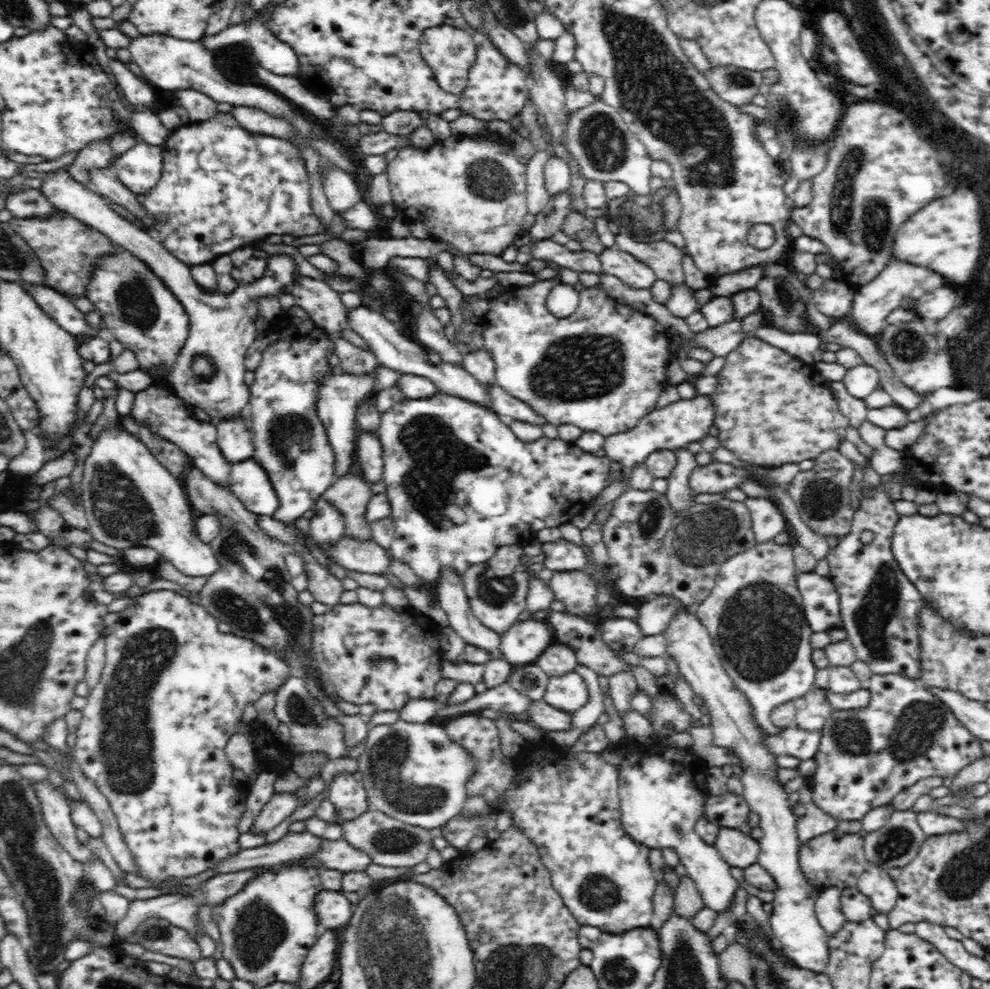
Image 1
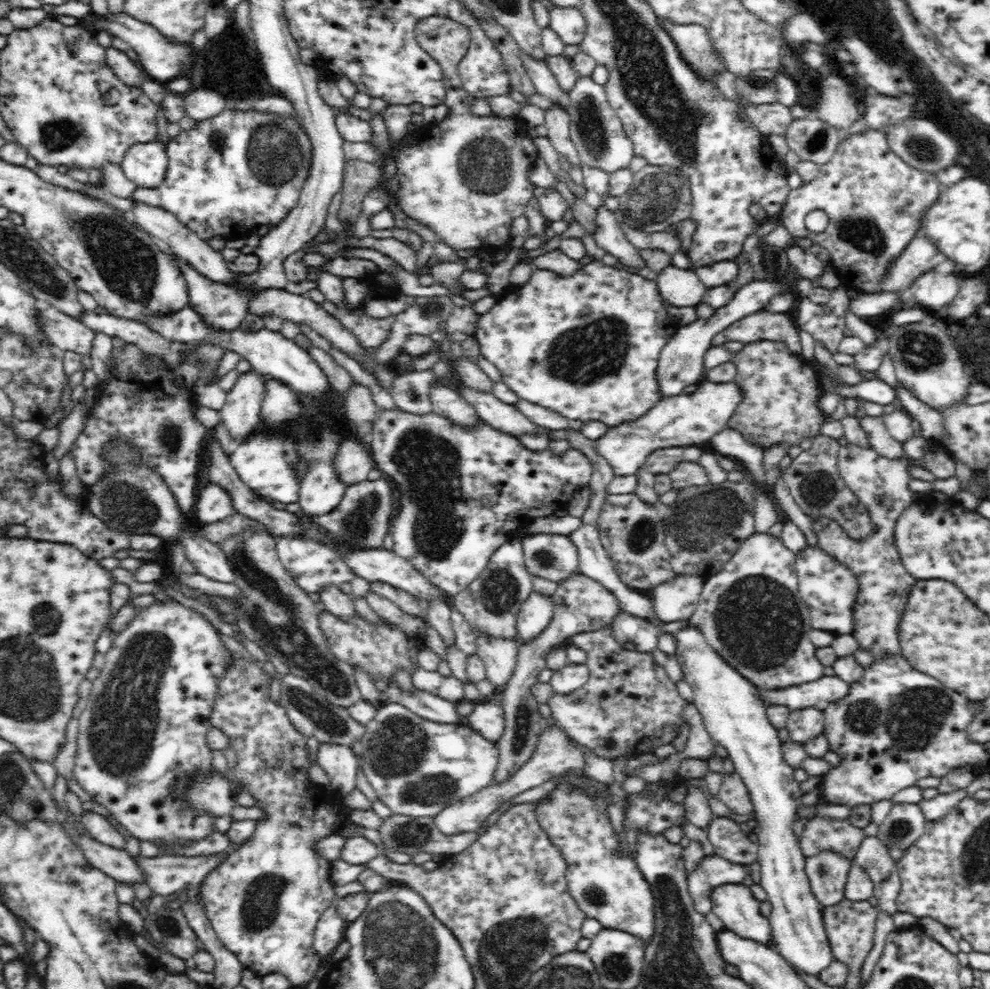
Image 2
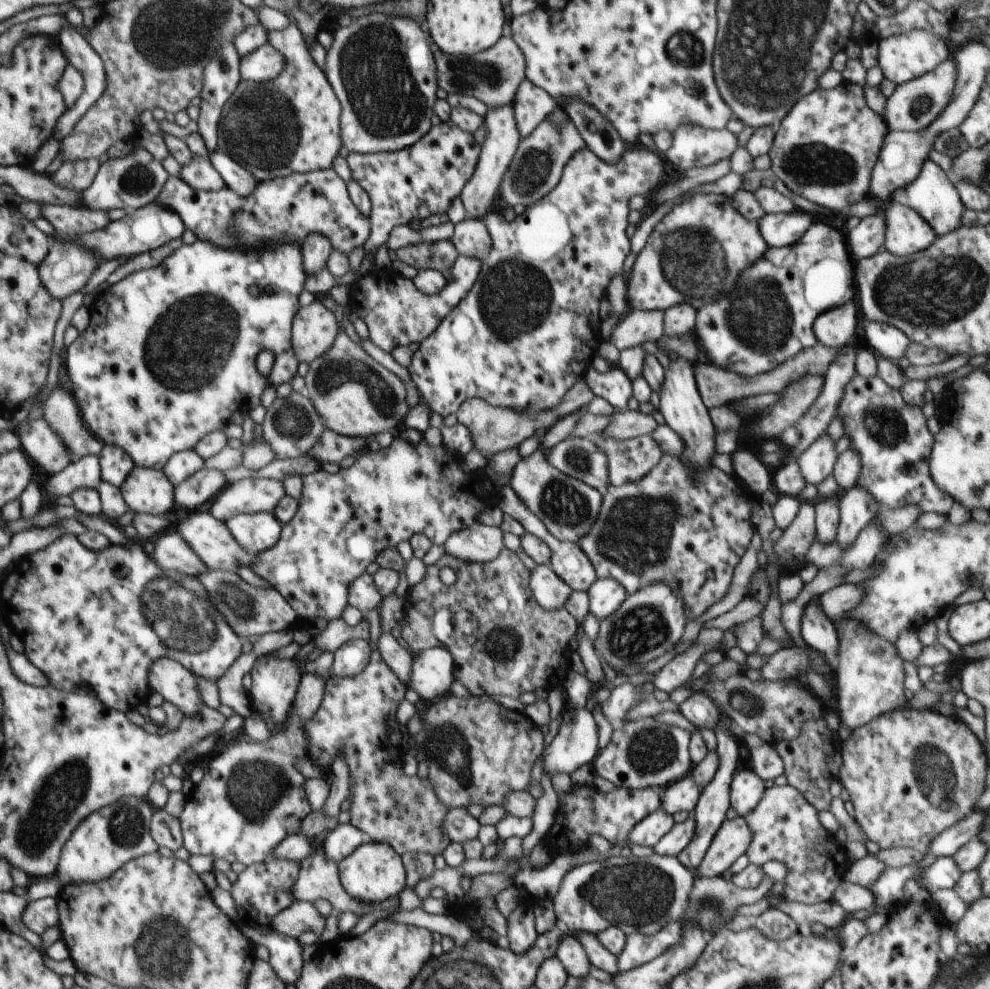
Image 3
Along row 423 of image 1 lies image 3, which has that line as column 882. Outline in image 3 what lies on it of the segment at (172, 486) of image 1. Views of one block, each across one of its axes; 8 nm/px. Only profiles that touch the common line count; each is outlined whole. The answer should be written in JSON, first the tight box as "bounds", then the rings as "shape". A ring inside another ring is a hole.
{"bounds":[883,59,956,131],"shape":[[[953,59],[938,64],[932,72],[910,82],[896,85],[896,90],[886,100],[883,118],[889,131],[922,131],[939,117],[950,104],[956,86],[956,65]]]}

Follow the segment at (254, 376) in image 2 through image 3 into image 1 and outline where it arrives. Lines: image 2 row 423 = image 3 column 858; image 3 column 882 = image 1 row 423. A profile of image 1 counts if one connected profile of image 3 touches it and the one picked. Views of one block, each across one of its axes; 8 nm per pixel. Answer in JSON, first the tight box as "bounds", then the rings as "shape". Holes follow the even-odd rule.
{"bounds":[217,416,253,464],"shape":[[[238,416],[234,420],[217,420],[217,443],[222,456],[232,464],[253,456],[253,432],[250,421]]]}

